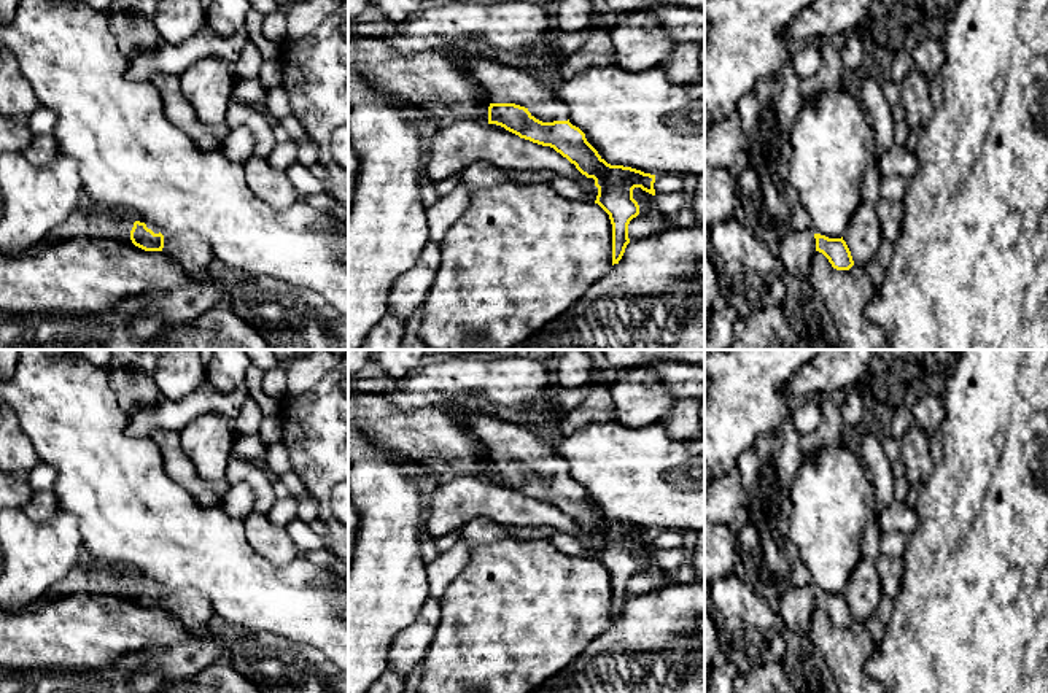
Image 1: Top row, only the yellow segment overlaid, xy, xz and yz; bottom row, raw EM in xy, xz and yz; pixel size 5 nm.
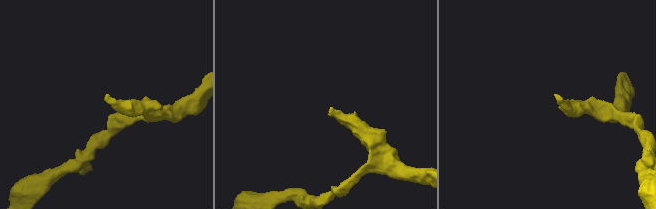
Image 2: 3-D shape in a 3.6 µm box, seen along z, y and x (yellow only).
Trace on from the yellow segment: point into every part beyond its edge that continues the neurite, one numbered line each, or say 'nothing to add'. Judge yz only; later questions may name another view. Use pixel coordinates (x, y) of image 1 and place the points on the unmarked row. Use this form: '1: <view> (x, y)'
1: yz (795, 607)

